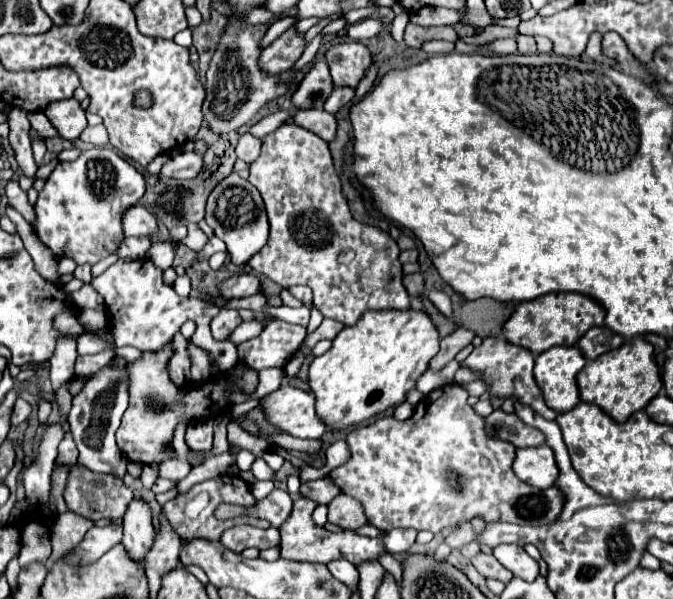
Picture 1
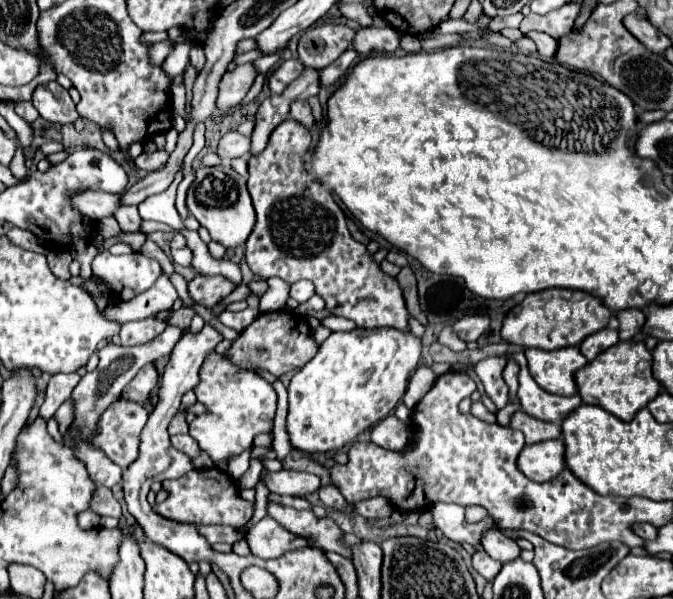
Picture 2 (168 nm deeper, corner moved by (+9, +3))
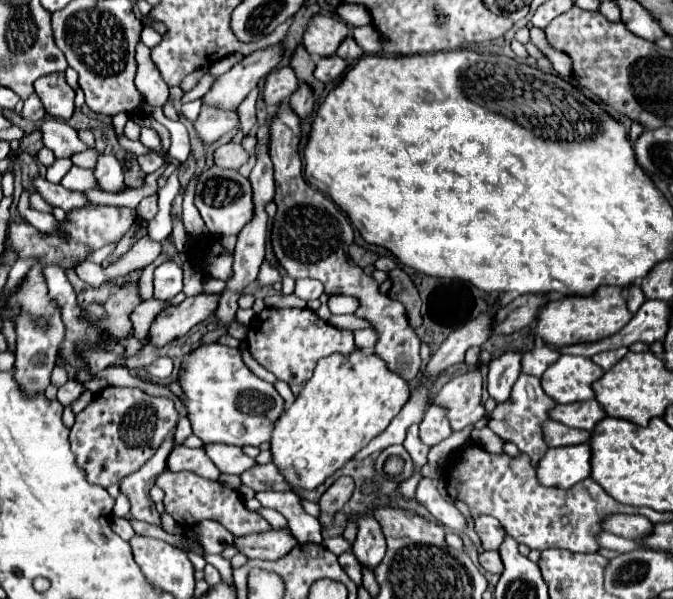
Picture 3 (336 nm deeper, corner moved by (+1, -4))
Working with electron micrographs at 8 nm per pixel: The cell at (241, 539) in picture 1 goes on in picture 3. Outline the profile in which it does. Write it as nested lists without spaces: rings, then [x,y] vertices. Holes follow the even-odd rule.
[[[210,519],[200,521],[196,525],[196,531],[206,553],[220,553],[224,547],[228,547],[234,541],[234,535],[228,529],[224,529],[218,521]]]

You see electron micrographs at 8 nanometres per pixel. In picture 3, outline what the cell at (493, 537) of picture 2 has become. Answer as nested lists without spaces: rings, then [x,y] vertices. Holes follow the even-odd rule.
[[[478,515],[478,519],[474,519],[474,531],[478,533],[484,549],[498,549],[504,539],[502,525],[490,515]]]

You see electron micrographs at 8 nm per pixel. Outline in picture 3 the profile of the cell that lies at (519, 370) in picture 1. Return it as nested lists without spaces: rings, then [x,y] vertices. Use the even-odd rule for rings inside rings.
[[[590,399],[590,401],[582,401],[582,403],[556,405],[550,411],[550,417],[568,427],[592,431],[598,425],[598,421],[602,421],[606,417],[606,411],[602,409],[602,405],[596,399]]]

